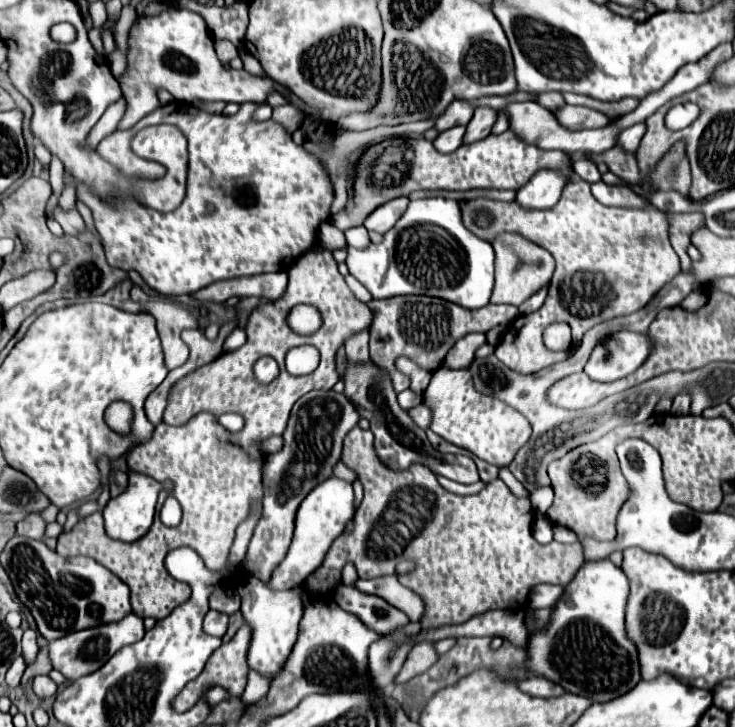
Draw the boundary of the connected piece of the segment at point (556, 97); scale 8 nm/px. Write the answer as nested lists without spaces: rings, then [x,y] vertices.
[[[547,92],[547,94],[539,94],[537,102],[539,102],[541,106],[545,106],[547,110],[553,110],[553,108],[559,108],[559,106],[563,106],[563,104],[565,104],[563,94],[559,94],[559,92]]]

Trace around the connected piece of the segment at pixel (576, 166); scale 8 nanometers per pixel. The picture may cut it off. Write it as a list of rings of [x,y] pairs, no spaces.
[[[577,156],[577,158],[573,160],[573,170],[575,170],[575,174],[577,174],[579,178],[583,178],[583,180],[589,182],[589,184],[601,180],[601,174],[599,174],[597,166],[595,166],[593,162],[589,162],[587,158],[583,158],[583,156]]]

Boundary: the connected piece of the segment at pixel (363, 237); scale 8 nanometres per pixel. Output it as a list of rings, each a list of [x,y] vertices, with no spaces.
[[[357,226],[357,228],[345,230],[345,238],[347,238],[347,244],[353,246],[353,248],[365,248],[365,246],[371,244],[369,232],[365,230],[365,226]]]

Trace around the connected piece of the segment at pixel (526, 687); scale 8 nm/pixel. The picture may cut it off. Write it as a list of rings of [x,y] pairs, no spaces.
[[[533,676],[533,678],[525,678],[519,684],[519,690],[531,696],[539,696],[539,698],[553,698],[553,696],[561,696],[565,690],[561,686],[557,686],[555,682],[543,678],[543,676]]]

